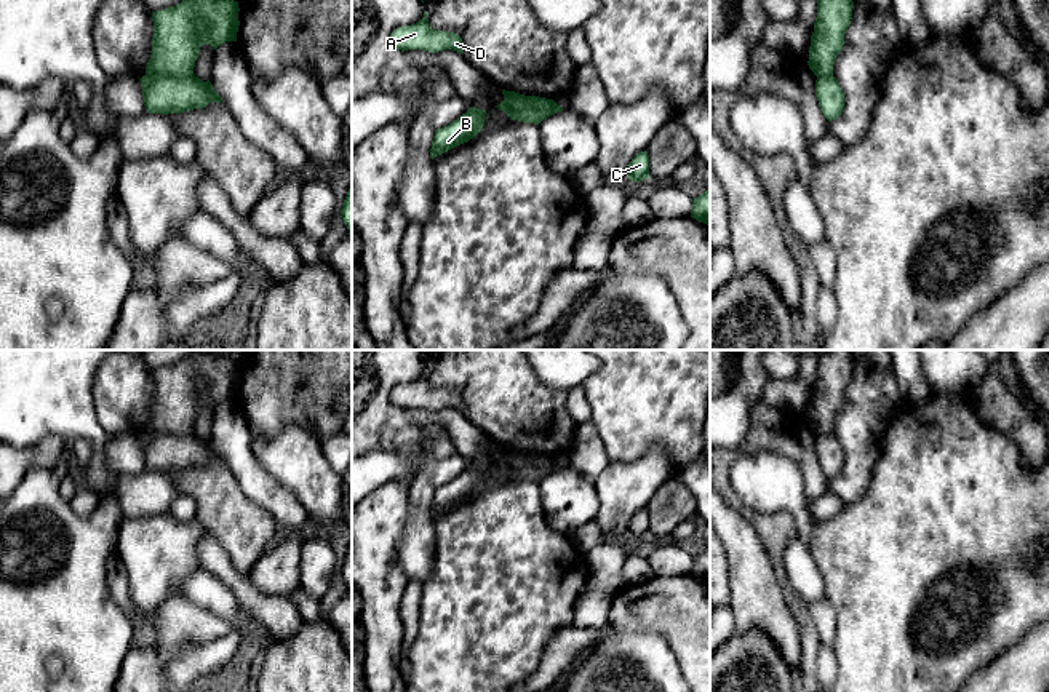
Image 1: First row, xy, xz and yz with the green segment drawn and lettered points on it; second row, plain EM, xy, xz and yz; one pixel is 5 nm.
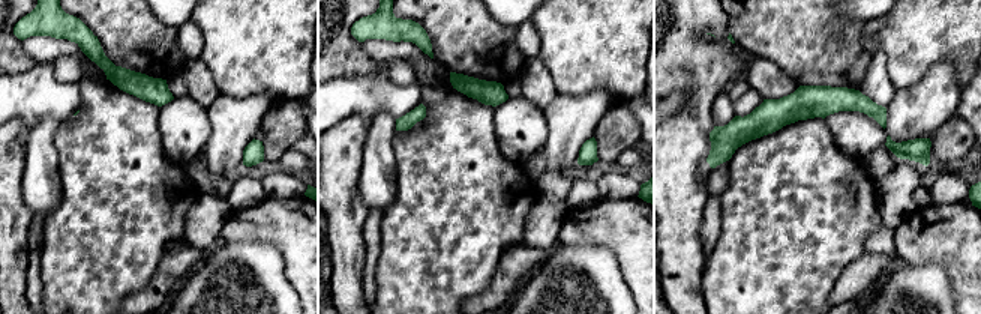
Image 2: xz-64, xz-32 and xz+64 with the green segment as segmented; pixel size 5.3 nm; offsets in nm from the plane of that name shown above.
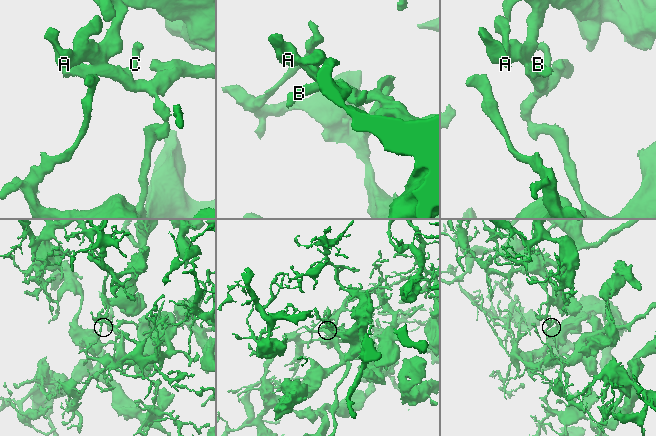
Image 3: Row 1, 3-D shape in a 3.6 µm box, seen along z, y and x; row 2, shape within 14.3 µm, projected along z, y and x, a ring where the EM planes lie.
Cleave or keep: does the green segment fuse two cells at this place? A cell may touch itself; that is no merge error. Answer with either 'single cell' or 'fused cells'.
single cell

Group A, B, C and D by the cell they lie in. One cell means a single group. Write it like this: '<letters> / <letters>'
A B C D

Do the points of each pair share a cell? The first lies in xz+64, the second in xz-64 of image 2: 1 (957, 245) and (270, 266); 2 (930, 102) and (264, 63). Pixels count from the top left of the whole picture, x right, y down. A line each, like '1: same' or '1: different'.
1: different
2: different

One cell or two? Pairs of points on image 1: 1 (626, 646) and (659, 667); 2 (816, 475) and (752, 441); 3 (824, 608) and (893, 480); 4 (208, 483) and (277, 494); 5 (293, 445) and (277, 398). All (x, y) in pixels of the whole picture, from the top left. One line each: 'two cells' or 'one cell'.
1: one cell
2: one cell
3: two cells
4: two cells
5: two cells

